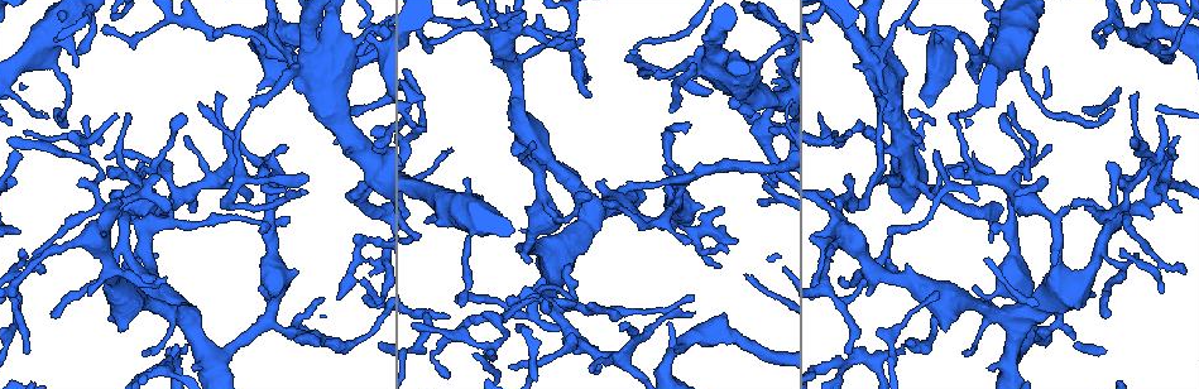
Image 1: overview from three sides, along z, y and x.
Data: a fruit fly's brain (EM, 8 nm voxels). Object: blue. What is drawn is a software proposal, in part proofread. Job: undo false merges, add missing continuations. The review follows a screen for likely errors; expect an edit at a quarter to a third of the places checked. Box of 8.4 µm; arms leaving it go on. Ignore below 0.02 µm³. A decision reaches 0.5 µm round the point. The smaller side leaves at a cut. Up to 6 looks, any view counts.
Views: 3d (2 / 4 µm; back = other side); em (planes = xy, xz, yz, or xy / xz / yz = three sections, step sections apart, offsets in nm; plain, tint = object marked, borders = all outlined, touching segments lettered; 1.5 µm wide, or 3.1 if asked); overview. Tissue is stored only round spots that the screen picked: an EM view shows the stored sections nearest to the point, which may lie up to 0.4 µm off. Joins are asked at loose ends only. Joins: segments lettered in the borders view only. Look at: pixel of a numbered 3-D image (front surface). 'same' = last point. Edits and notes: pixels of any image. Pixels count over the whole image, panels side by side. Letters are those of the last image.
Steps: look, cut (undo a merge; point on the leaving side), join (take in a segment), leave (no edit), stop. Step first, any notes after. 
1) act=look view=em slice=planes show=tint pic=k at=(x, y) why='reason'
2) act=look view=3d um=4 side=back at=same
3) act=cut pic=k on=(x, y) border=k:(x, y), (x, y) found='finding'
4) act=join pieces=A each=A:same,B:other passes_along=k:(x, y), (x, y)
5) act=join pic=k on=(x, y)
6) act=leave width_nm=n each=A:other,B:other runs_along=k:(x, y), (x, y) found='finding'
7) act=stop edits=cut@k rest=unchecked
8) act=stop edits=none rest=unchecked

act=look view=em slice=planes show=tint pic=1 at=(179, 198) why='arms part here'

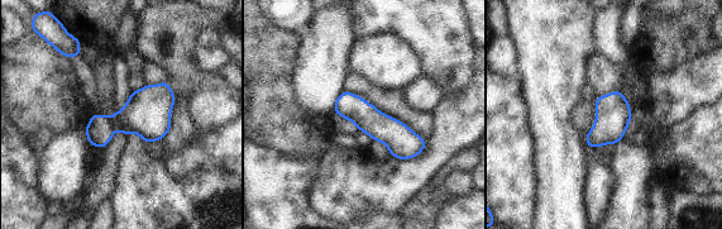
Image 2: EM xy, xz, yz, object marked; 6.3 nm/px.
act=look view=em slice=planes show=borders at=same why='see the neighbours'

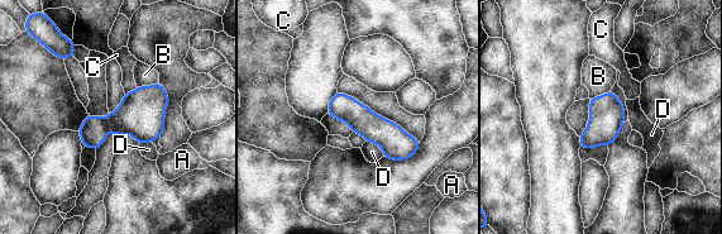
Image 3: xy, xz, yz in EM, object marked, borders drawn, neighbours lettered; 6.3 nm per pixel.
act=leave longest_contact=D:160nm each=A:other,B:other,C:other,D:other runs_along=3:(331, 104), (398, 146), (415, 147) found='continuous, no second neuron'

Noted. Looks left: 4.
act=look view=3d um=4 pic=1 at=(54, 109) why='end of a long branch'

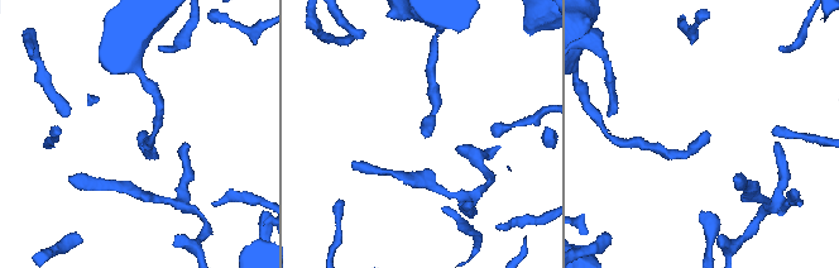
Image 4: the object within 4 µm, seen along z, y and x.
act=look view=em slice=xz step=8 show=borders pic=4 at=(424, 136)

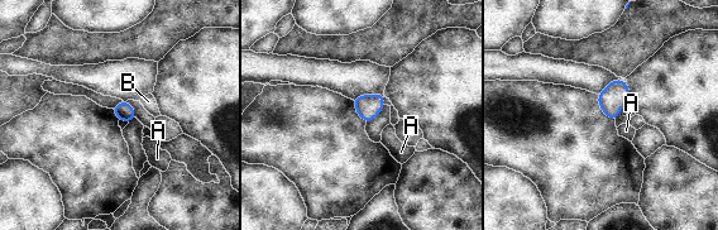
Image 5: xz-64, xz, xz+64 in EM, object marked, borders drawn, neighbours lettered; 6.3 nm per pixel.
act=look view=em slice=yz step=8 show=borders at=same

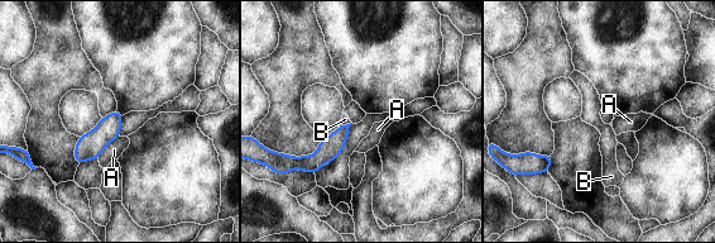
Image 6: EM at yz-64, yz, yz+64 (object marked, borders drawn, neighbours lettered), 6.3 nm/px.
act=leave each=A:other,B:other found='no lettered segment goes on from it'

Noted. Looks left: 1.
act=stop edits=none rest=unchecked

